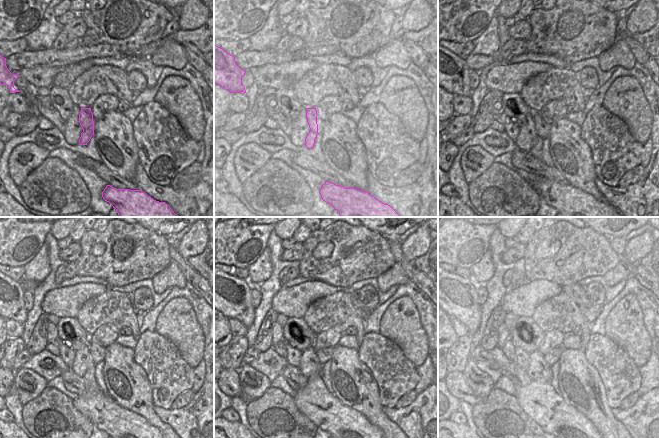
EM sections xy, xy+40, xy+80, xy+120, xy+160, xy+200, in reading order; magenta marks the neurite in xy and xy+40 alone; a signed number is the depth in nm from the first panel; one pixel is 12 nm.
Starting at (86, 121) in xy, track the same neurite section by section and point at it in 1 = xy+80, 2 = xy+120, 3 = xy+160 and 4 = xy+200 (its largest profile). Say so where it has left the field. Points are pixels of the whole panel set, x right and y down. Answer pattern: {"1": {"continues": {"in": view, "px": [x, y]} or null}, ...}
{"1": {"continues": {"in": "xy+80", "px": [536, 146]}}, "2": {"continues": {"in": "xy+120", "px": [102, 411]}}, "3": {"continues": {"in": "xy+160", "px": [325, 410]}}, "4": {"continues": {"in": "xy+200", "px": [539, 400]}}}

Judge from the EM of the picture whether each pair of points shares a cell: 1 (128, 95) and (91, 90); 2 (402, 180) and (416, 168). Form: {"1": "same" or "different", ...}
{"1": "same", "2": "same"}

